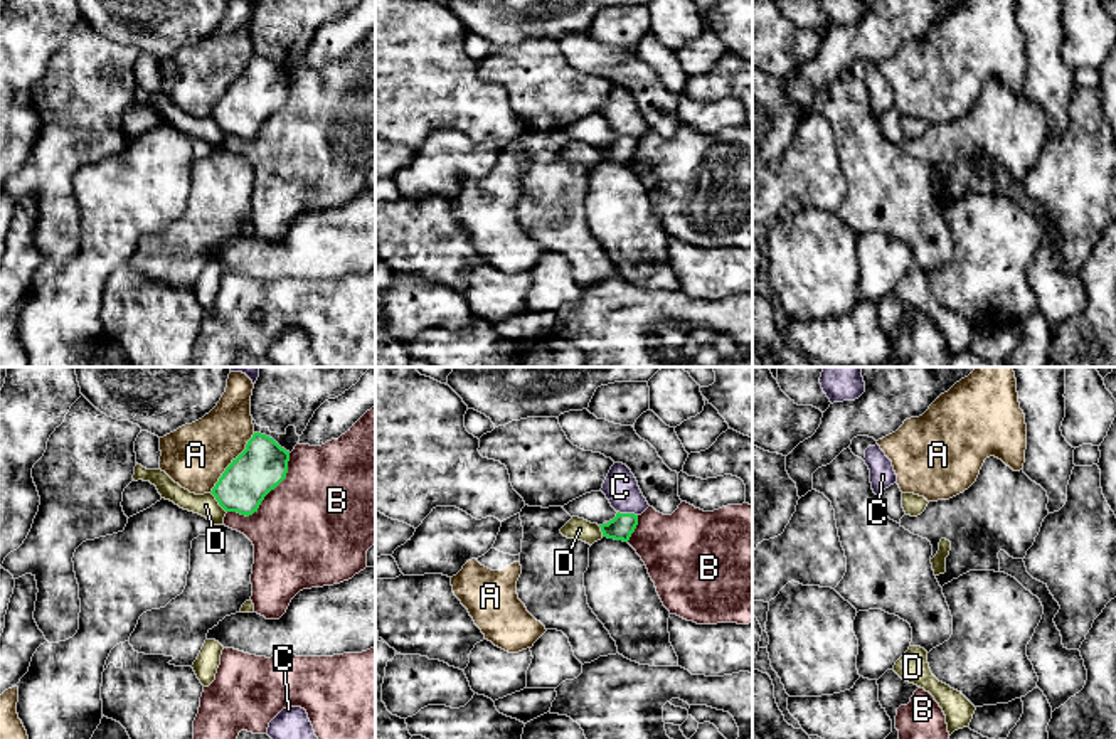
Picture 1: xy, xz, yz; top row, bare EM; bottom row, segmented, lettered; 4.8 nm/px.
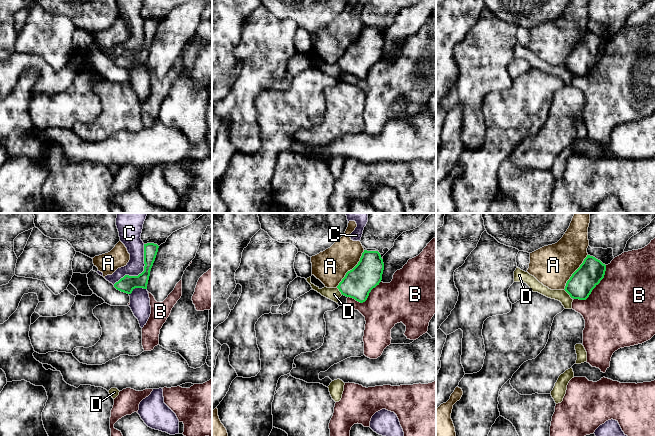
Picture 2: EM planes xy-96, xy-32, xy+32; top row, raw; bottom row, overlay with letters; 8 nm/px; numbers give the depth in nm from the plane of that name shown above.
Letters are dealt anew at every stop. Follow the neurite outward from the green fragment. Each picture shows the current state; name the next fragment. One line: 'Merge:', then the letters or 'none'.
Merge: none

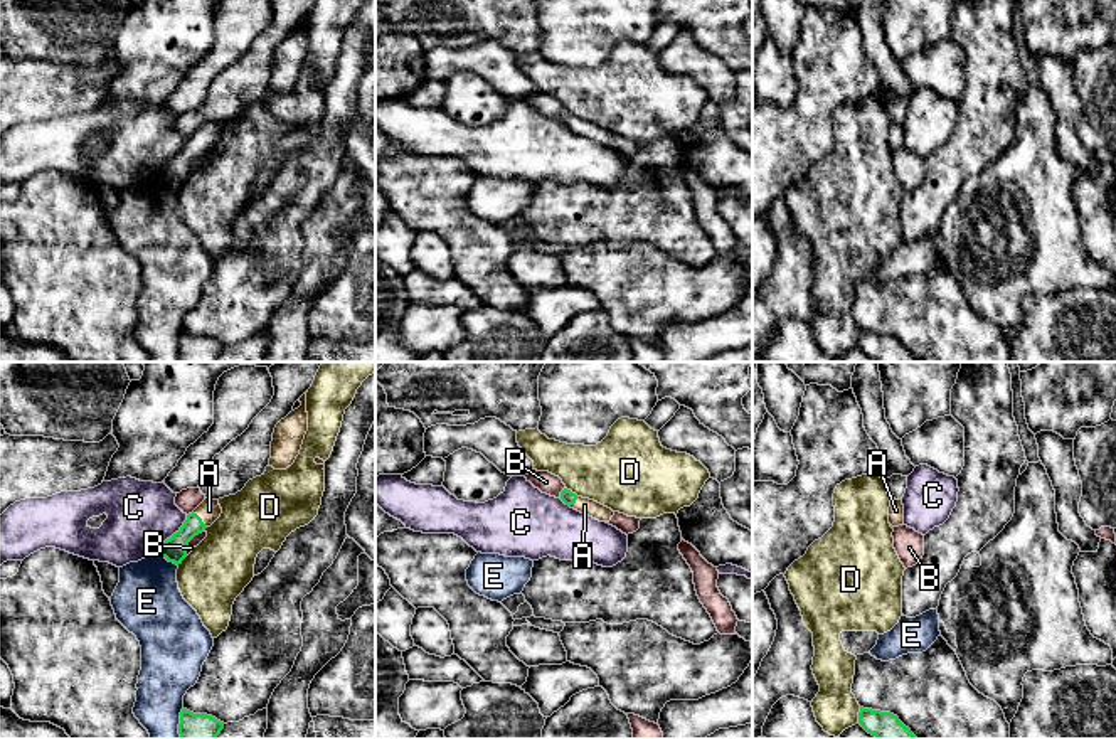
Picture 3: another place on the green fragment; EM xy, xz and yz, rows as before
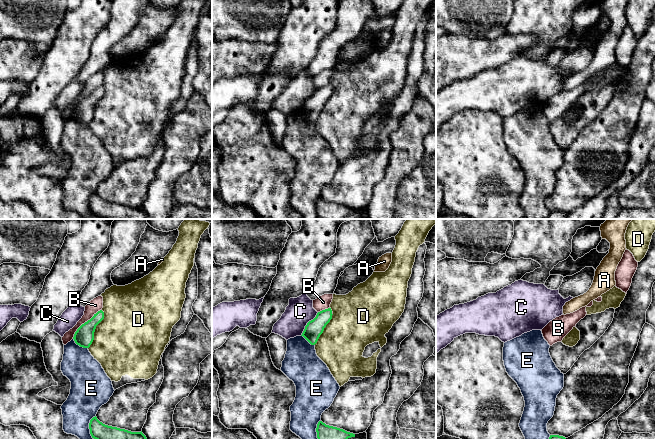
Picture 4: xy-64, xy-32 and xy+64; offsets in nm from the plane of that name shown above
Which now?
Merge: A

